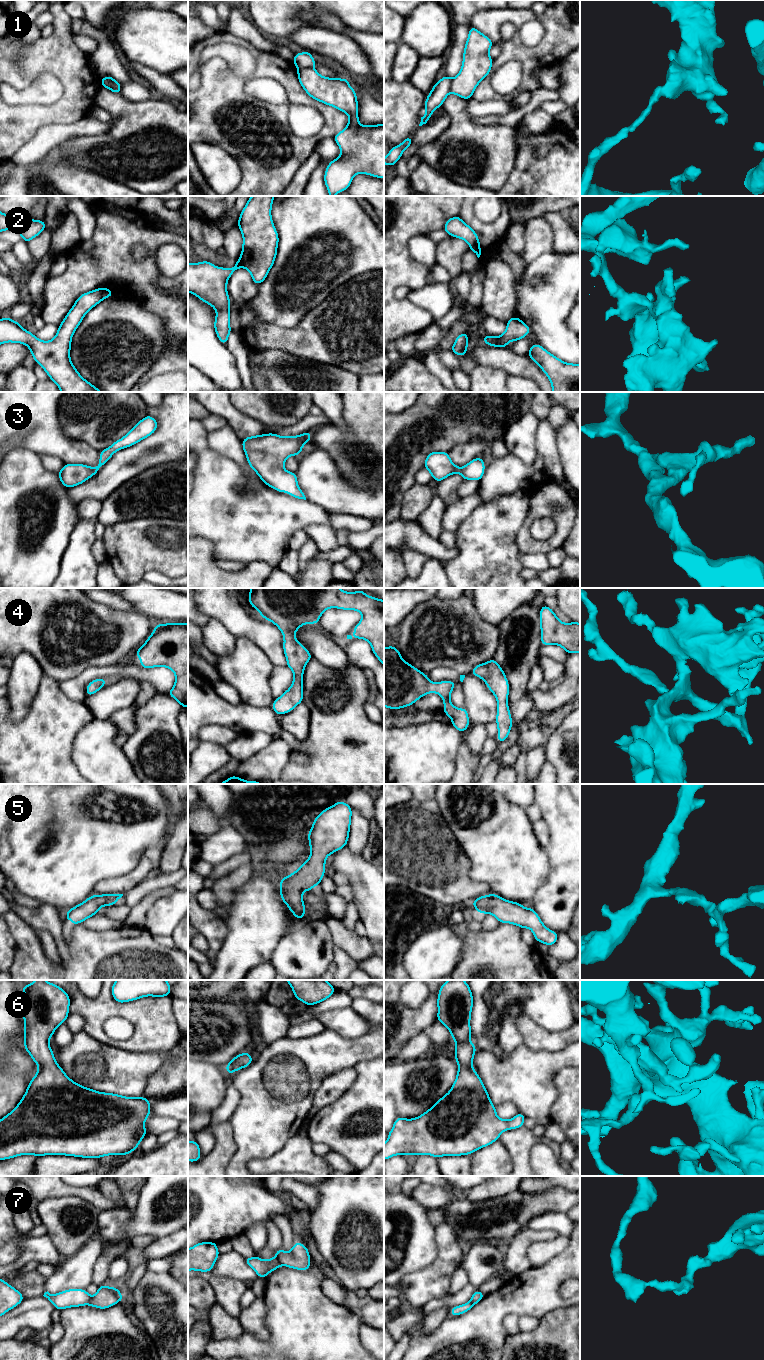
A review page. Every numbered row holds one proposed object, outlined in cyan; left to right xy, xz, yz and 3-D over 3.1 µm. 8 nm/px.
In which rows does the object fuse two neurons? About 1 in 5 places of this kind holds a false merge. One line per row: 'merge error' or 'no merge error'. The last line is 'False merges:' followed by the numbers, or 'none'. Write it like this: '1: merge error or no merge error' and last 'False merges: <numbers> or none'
1: merge error
2: no merge error
3: no merge error
4: no merge error
5: no merge error
6: no merge error
7: merge error
False merges: 1, 7

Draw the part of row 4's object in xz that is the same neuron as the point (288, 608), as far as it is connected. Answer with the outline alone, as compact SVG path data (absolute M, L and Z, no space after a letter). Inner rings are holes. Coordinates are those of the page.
M250 588L248 595L250 605L260 615L275 624L282 632L283 651L287 667L293 671L294 679L290 688L272 704L277 715L289 713L303 701L303 673L306 664L313 659L309 651L295 638L296 631L305 624L318 624L323 612L330 608L355 610L362 614L358 625L353 627L354 638L367 640L374 655L384 666L384 600L365 594L364 590L345 592L339 588Z

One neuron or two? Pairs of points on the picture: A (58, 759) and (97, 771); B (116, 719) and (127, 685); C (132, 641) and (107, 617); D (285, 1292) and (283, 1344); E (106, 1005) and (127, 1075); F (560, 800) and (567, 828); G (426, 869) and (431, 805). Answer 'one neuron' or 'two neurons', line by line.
A: two neurons
B: two neurons
C: one neuron
D: one neuron
E: two neurons
F: one neuron
G: one neuron

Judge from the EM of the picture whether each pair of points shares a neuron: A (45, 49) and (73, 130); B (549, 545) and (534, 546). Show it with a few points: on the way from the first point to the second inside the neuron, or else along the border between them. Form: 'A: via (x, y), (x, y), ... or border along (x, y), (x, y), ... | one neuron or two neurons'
A: border along (89, 114), (71, 123), (47, 124) | two neurons
B: via (545, 546), (538, 546) | one neuron

